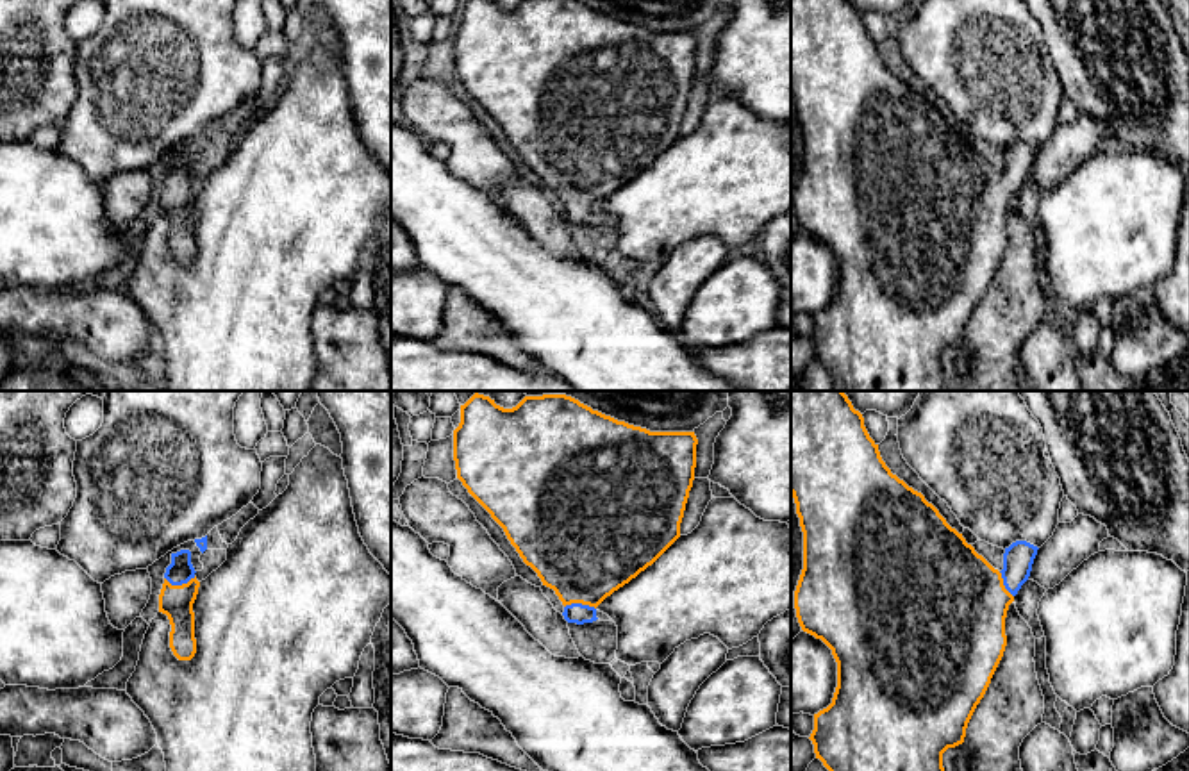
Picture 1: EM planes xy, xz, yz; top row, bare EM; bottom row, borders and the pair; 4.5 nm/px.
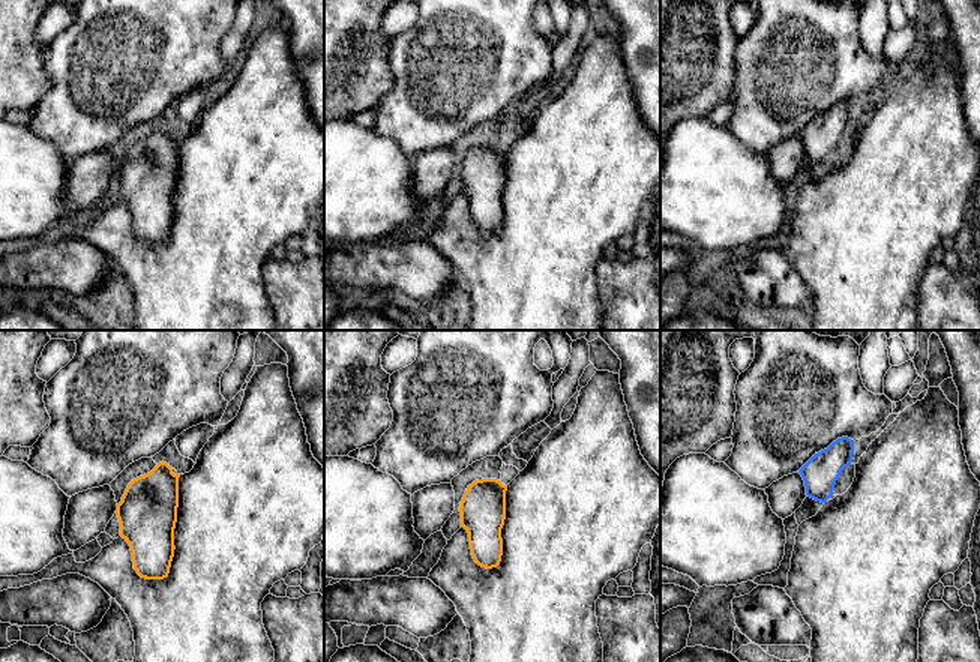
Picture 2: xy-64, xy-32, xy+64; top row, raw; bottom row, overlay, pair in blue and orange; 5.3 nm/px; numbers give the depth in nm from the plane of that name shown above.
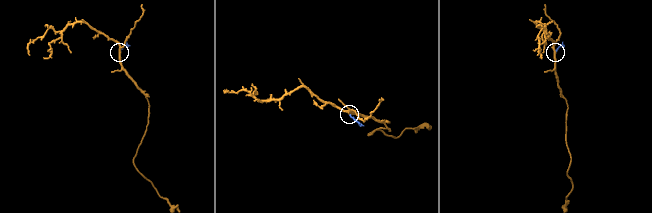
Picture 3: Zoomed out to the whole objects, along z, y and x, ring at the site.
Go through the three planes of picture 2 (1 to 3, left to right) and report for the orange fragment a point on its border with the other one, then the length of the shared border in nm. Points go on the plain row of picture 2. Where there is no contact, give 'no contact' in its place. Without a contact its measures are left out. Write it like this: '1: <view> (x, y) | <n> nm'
1: no contact
2: no contact
3: no contact

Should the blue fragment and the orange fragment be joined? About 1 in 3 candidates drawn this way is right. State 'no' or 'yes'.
yes

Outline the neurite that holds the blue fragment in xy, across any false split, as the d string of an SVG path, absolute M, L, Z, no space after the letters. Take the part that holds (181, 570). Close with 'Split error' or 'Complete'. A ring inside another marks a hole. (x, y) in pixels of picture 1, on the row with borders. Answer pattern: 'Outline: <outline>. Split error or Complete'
Outline: M189 550L171 553L159 594L159 612L170 619L170 648L179 660L191 660L196 653L193 603L200 582L195 573Z. Split error

